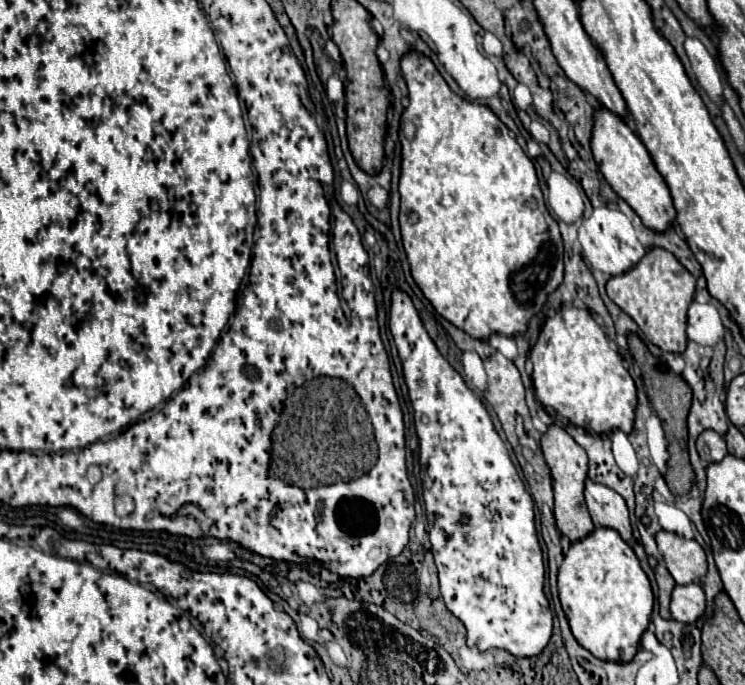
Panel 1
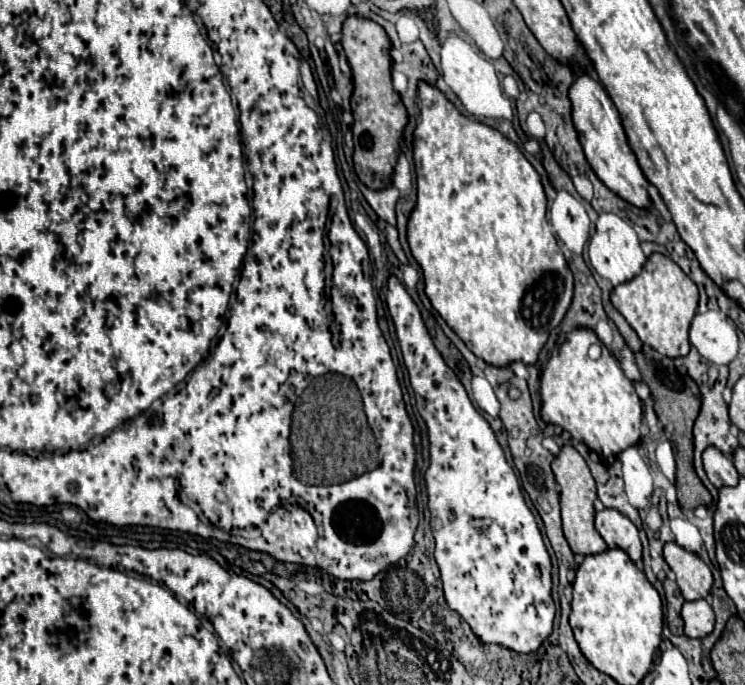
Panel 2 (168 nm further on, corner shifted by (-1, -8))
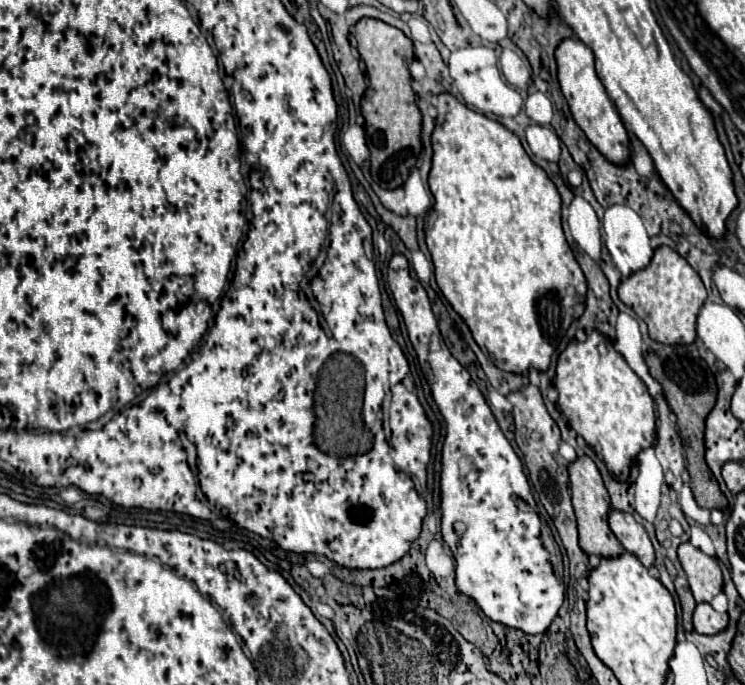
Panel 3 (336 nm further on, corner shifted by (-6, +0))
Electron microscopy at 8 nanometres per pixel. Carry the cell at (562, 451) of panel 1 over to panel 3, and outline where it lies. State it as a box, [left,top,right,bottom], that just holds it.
[569,455,623,557]

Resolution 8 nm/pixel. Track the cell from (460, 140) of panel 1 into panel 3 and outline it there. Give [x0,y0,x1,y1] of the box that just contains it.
[425,93,587,371]

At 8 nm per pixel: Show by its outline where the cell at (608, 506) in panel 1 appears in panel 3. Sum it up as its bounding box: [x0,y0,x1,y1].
[609,511,655,567]

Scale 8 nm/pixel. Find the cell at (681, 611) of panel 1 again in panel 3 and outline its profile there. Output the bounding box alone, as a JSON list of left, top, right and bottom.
[693,603,727,635]

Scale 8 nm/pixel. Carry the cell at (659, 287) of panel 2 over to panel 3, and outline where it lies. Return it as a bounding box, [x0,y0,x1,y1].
[619,247,707,345]

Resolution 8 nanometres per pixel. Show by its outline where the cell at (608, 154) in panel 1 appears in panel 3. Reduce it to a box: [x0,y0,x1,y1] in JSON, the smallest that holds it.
[555,39,633,163]

